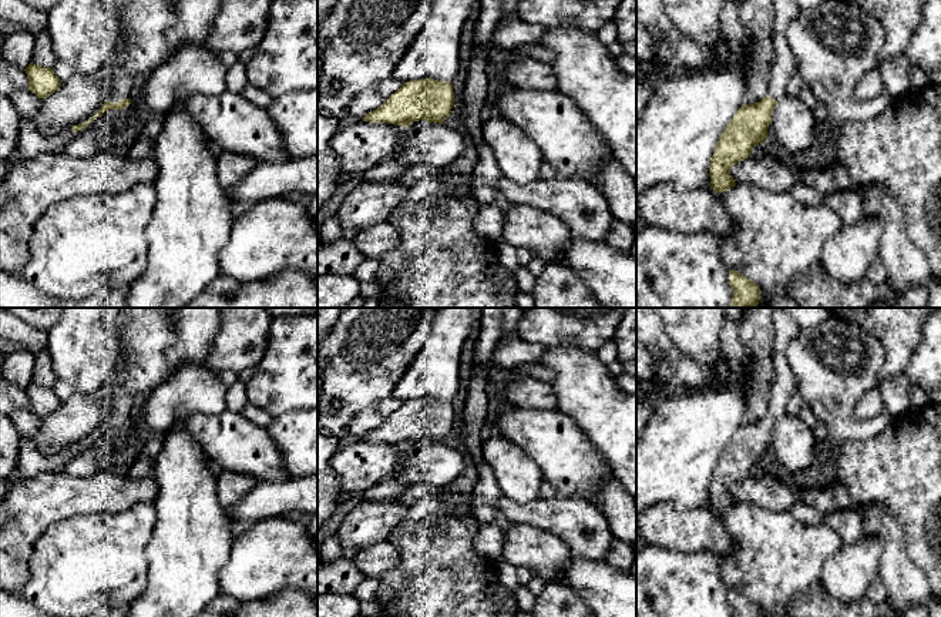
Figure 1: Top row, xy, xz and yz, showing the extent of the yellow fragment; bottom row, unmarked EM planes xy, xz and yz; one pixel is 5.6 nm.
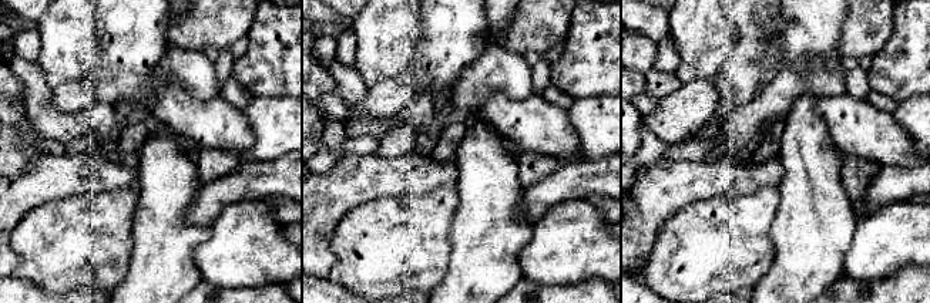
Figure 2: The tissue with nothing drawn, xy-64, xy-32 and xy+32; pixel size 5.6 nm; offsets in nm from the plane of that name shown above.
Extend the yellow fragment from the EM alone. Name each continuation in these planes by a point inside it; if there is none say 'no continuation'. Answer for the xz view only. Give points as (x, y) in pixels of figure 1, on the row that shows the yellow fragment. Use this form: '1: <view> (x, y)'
no continuation

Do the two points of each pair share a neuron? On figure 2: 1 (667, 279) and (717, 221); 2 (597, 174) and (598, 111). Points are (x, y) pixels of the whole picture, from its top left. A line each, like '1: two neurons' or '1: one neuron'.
1: one neuron
2: two neurons

